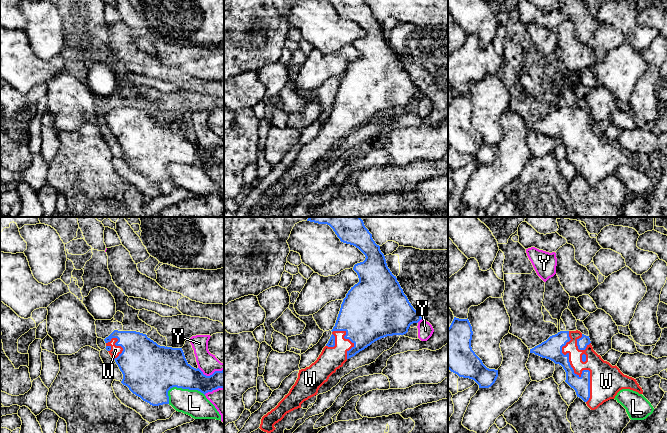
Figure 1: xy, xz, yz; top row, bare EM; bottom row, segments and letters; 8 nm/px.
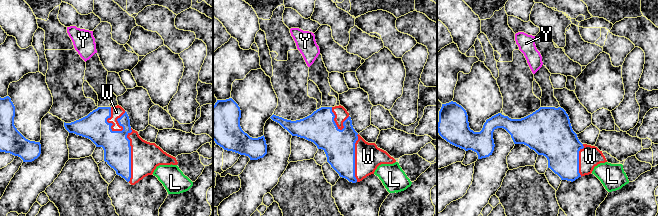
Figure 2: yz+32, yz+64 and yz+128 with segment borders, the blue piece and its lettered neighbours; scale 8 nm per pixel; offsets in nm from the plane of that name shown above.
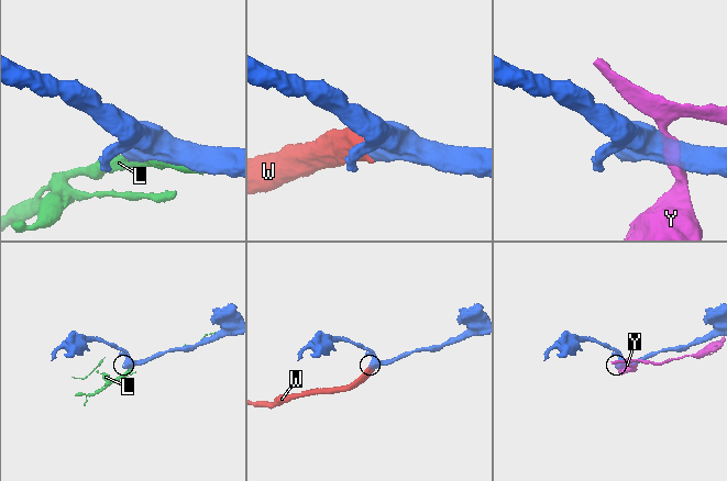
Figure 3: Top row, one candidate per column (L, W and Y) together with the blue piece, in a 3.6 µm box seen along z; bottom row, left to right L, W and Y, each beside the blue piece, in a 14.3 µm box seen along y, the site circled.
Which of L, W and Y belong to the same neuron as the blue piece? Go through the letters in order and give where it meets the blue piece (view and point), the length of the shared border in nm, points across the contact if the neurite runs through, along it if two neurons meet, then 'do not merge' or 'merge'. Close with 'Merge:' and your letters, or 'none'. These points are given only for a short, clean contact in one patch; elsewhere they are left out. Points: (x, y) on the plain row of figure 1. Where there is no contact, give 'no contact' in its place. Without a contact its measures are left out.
L: contact xy (186, 164); length 300 nm; do not merge
W: contact yz (574, 149); length 600 nm; merge
Y: contact xy (210, 151); length 200 nm; do not merge
Merge: W

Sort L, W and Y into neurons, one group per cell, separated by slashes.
L / W / Y

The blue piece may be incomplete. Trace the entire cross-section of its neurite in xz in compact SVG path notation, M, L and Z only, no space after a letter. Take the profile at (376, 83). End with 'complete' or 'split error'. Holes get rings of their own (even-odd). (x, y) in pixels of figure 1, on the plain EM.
M364 0L327 1L333 5L341 18L355 22L366 34L353 43L359 58L351 63L343 75L335 102L331 106L332 111L321 130L309 143L299 146L298 154L289 169L274 185L262 193L259 204L267 209L273 208L276 205L274 201L287 189L301 184L304 177L317 171L319 164L349 134L381 114L406 110L411 100L418 99L422 95L404 70L396 52L388 44L380 22L375 19Z; split error

